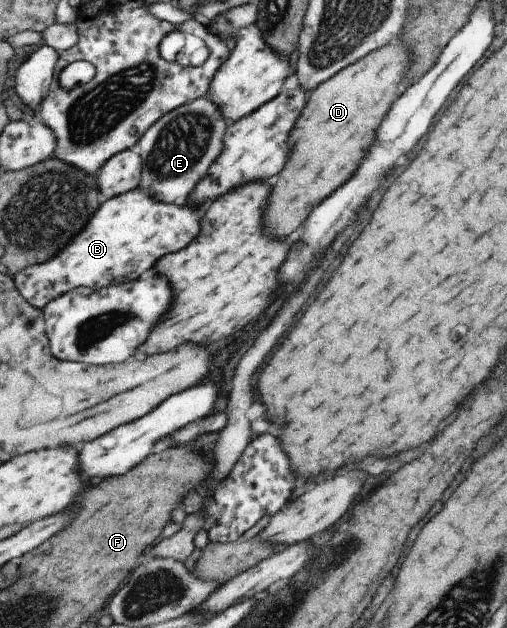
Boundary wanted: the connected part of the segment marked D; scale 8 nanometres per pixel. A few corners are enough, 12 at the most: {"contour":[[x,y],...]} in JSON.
{"contour":[[401,40],[311,92],[264,211],[286,239],[406,89]]}

